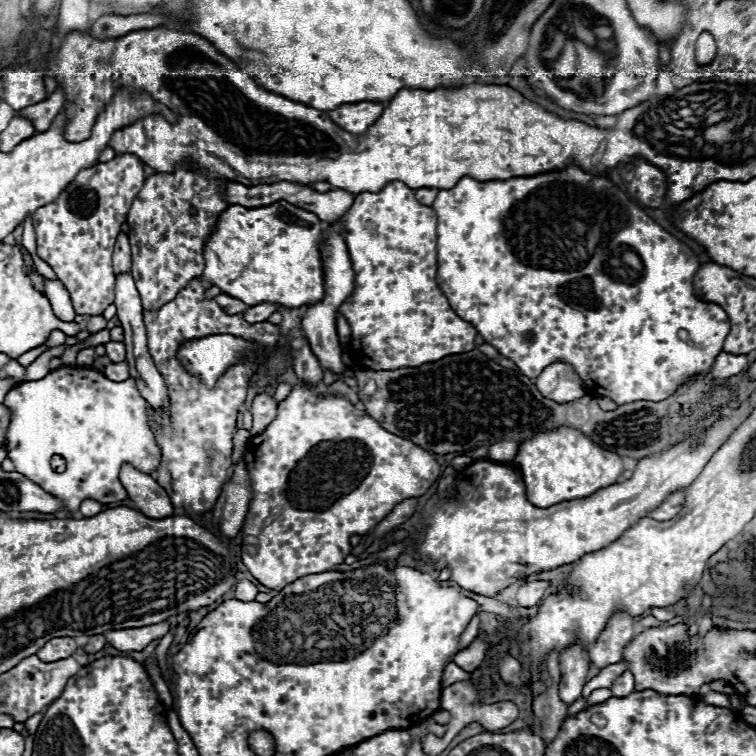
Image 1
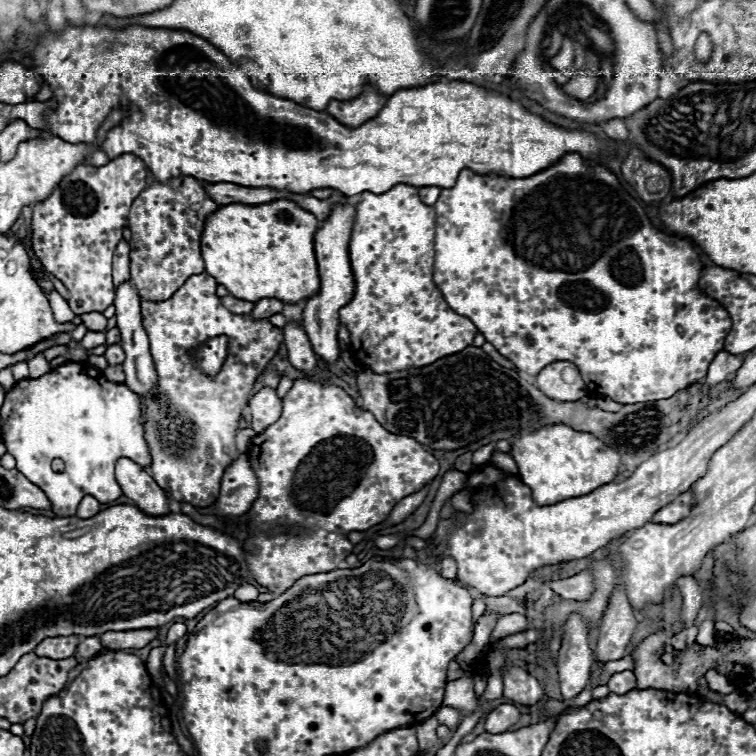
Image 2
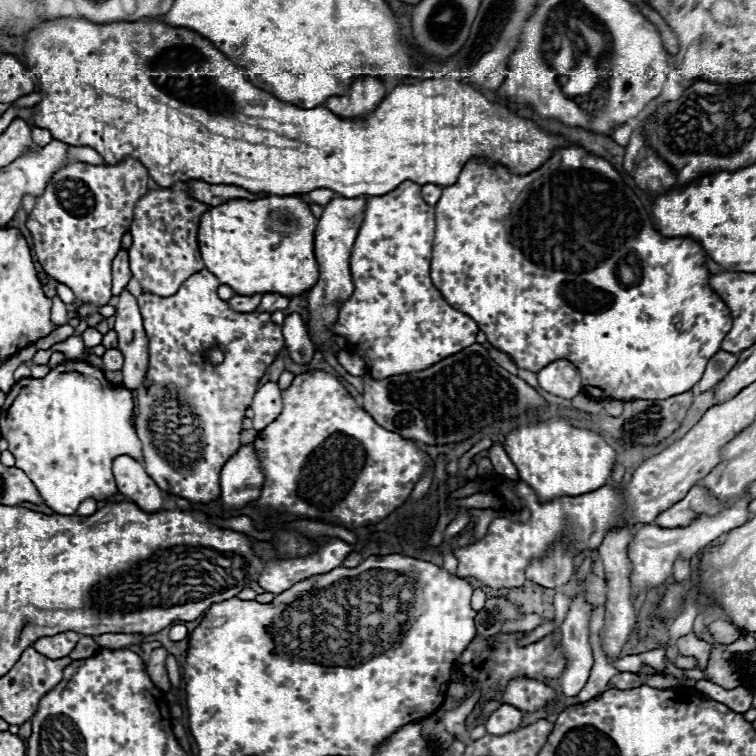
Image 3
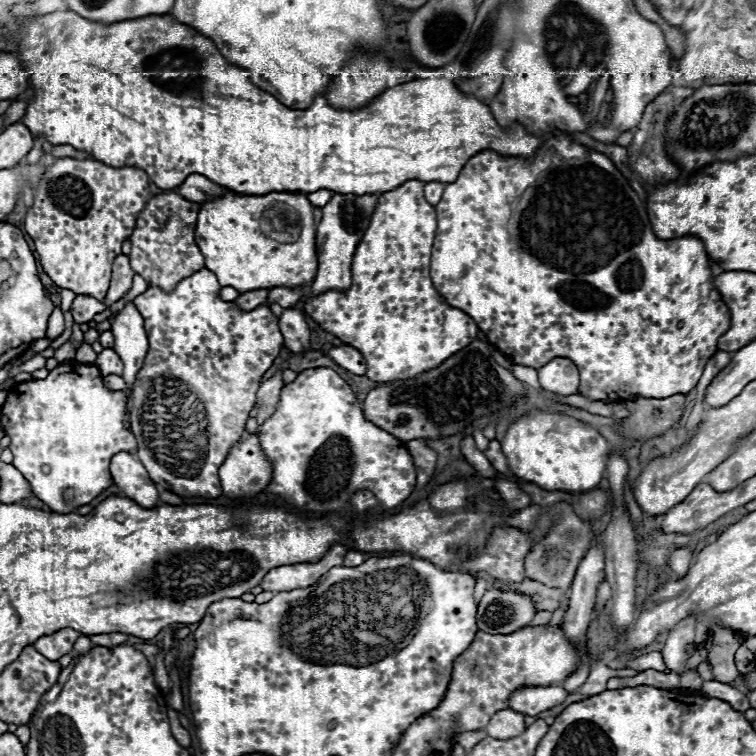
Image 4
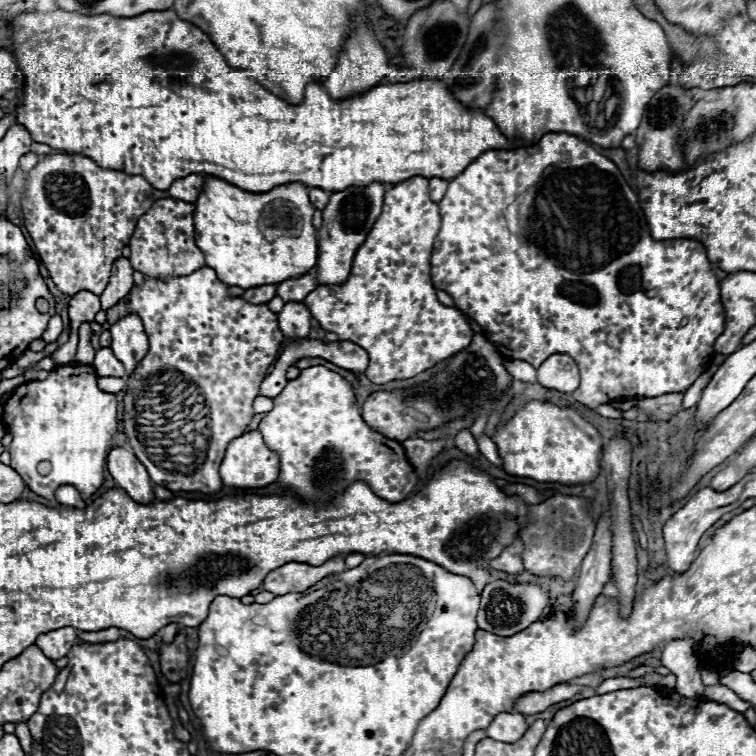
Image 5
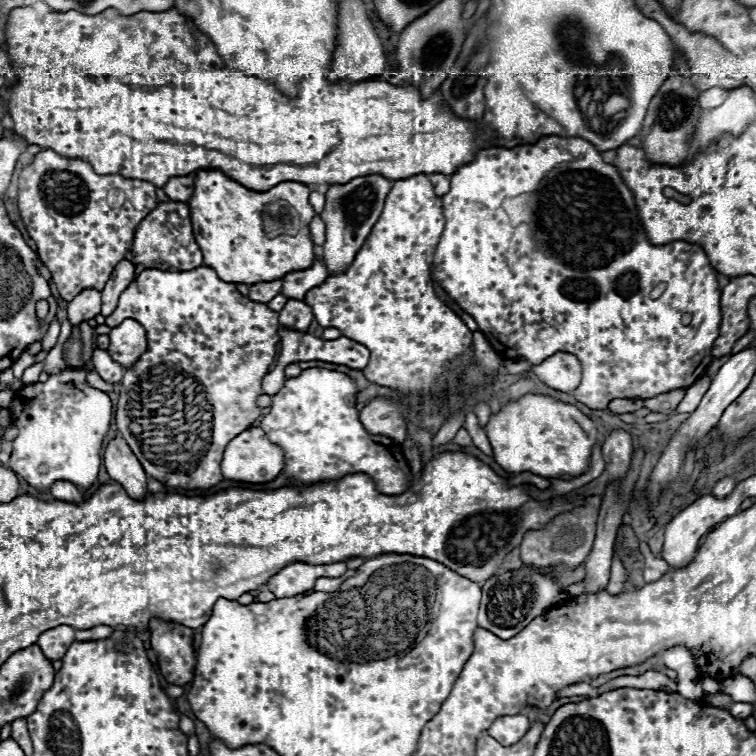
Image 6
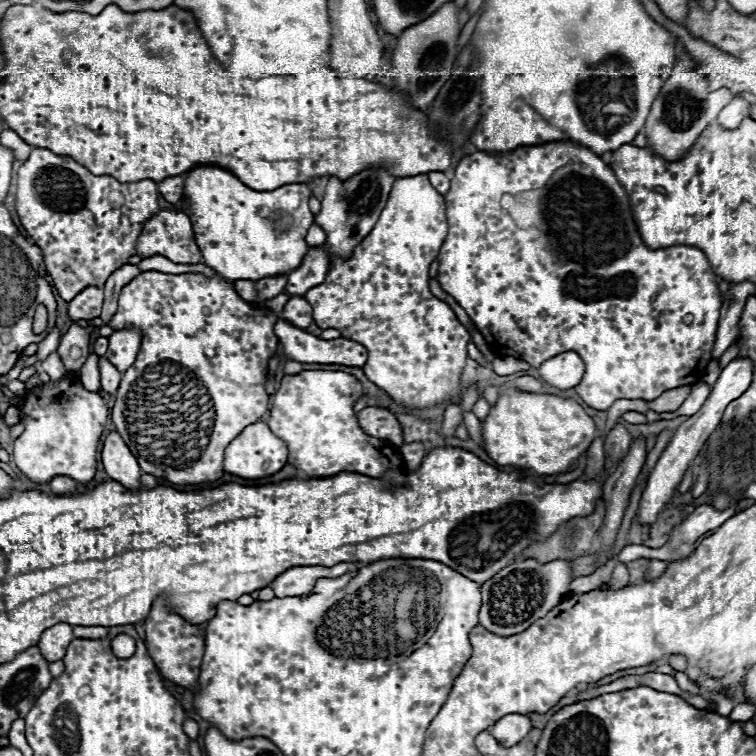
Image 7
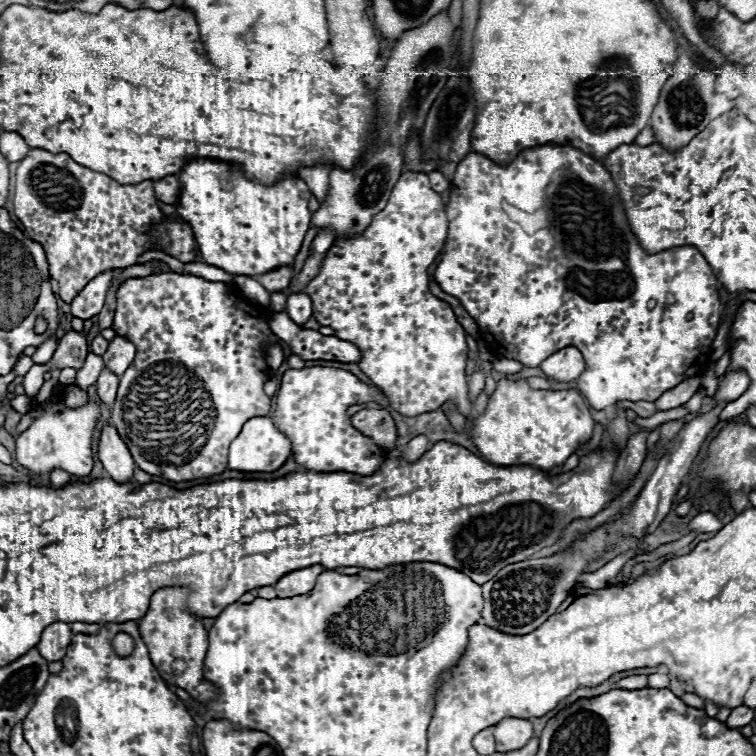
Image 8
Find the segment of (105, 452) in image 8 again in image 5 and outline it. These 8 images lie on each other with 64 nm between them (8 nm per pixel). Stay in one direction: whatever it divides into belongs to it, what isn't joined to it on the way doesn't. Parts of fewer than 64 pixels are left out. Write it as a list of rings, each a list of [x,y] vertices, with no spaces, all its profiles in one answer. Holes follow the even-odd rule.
[[[112,448],[108,454],[108,470],[116,484],[138,504],[150,504],[154,500],[152,482],[146,468],[138,462],[130,448]]]

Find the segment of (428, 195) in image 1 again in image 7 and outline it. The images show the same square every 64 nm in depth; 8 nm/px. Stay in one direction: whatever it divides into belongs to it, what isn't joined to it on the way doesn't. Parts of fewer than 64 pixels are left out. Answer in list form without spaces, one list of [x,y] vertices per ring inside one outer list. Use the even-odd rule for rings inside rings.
[[[430,172],[428,176],[430,176],[432,186],[434,186],[440,194],[446,194],[446,192],[448,192],[448,188],[450,188],[450,180],[448,180],[448,176],[446,176],[444,172]]]

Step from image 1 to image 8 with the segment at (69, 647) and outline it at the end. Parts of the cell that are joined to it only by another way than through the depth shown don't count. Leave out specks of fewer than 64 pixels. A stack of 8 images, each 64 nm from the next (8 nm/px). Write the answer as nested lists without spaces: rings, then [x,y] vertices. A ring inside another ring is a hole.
[[[54,622],[42,632],[42,640],[36,644],[36,648],[48,662],[58,662],[64,658],[70,638],[72,638],[70,626],[64,622]]]

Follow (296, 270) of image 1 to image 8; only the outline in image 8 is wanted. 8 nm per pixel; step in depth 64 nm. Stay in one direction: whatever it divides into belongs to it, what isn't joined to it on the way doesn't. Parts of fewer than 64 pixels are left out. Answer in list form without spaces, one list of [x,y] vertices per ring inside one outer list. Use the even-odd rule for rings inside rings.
[[[206,158],[188,160],[178,178],[180,196],[176,200],[176,210],[192,226],[200,256],[206,264],[216,266],[232,276],[262,276],[270,270],[294,264],[294,258],[302,248],[302,240],[306,230],[310,228],[312,218],[312,212],[308,210],[308,200],[312,192],[308,190],[304,180],[286,178],[276,182],[274,186],[262,188],[248,182],[238,166]]]

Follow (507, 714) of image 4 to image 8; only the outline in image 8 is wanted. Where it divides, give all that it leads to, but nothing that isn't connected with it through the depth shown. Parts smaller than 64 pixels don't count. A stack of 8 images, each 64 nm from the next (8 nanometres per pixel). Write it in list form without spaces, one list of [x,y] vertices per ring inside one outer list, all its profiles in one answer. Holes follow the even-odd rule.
[[[504,718],[492,728],[492,732],[496,738],[496,750],[498,752],[518,750],[534,734],[530,720],[524,720],[524,718]]]

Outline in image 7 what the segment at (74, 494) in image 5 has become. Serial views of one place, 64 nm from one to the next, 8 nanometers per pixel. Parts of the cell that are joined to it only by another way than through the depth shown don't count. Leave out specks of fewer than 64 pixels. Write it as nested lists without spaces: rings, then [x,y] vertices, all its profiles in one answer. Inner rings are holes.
[[[54,478],[50,482],[50,490],[52,490],[54,496],[76,494],[76,482],[72,482],[72,478]]]

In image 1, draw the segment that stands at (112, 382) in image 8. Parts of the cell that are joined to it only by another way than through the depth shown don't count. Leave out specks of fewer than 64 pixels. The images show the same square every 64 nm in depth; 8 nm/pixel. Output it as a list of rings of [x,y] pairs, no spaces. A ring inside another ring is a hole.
[[[108,342],[106,344],[106,356],[112,360],[112,362],[122,362],[126,360],[126,348],[122,342]]]

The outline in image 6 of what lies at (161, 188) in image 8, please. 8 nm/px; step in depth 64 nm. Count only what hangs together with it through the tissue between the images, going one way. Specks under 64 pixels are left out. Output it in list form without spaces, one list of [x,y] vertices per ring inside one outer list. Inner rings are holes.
[[[194,174],[172,178],[164,186],[164,192],[168,194],[168,198],[172,202],[188,202],[192,198],[192,194],[194,194]]]

